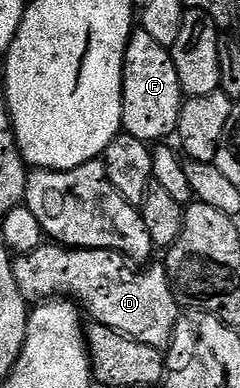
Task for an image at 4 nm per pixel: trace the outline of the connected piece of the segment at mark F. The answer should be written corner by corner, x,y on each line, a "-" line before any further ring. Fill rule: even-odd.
142,27
131,34
123,60
123,127
122,132
148,143
159,143
179,127
185,94
170,48
152,39

